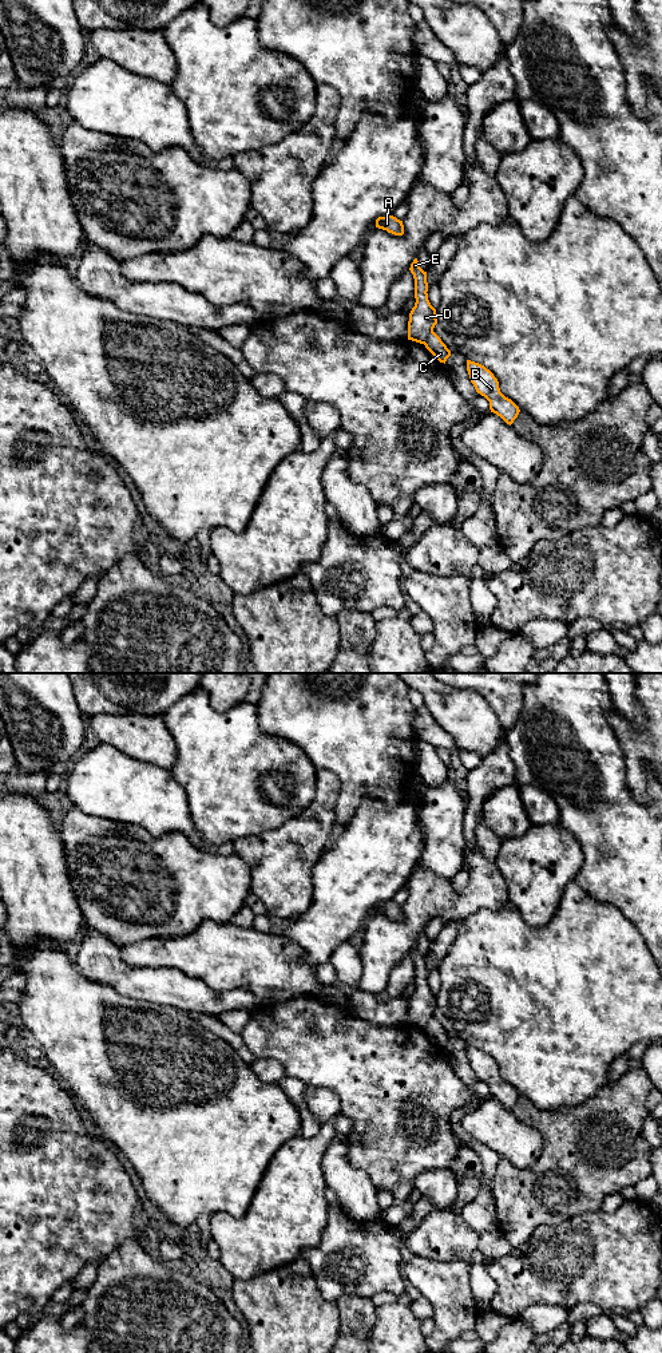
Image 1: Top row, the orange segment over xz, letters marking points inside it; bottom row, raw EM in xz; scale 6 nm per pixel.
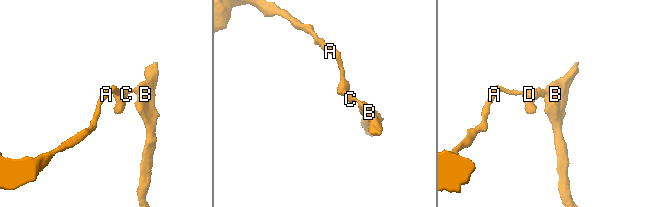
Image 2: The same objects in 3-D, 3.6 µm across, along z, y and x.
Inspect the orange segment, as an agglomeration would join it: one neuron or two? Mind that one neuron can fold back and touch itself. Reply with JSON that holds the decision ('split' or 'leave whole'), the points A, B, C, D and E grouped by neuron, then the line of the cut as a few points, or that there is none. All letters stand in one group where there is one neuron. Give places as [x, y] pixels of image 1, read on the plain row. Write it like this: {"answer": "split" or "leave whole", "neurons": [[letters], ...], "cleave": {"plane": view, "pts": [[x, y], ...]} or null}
{"answer": "split", "neurons": [["A", "D", "E"], ["B", "C"]], "cleave": {"plane": "xz", "pts": [[432, 1016], [423, 1028]]}}

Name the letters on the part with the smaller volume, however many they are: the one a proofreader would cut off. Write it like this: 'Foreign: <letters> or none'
Foreign: B, C

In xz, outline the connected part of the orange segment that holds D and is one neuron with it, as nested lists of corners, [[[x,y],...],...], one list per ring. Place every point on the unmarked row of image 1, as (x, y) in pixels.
[[[417,943],[413,945],[409,956],[415,964],[416,988],[409,998],[408,1025],[424,1029],[437,1009],[436,994],[428,985],[427,957],[420,953]]]

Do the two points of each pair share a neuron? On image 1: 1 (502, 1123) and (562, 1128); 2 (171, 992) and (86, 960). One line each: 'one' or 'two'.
1: two
2: one

